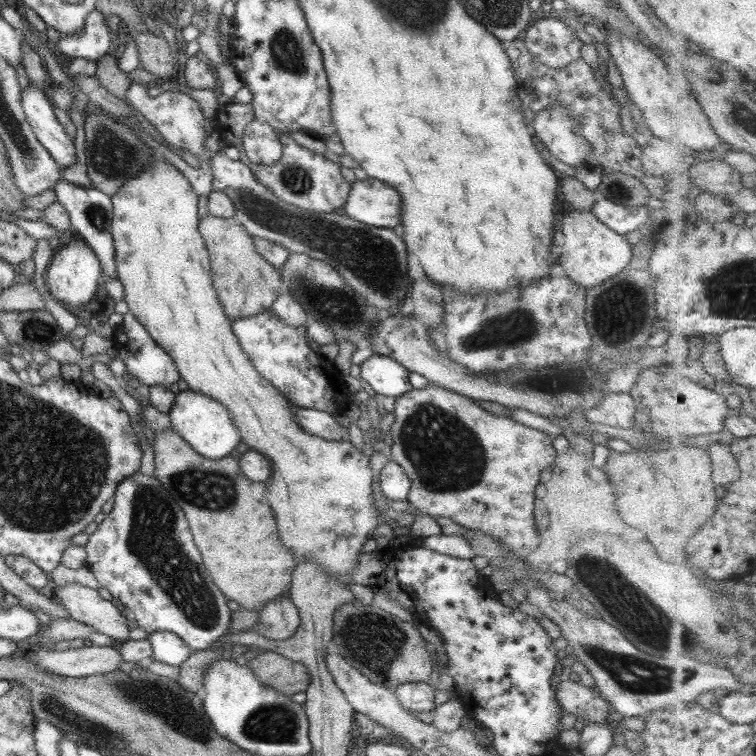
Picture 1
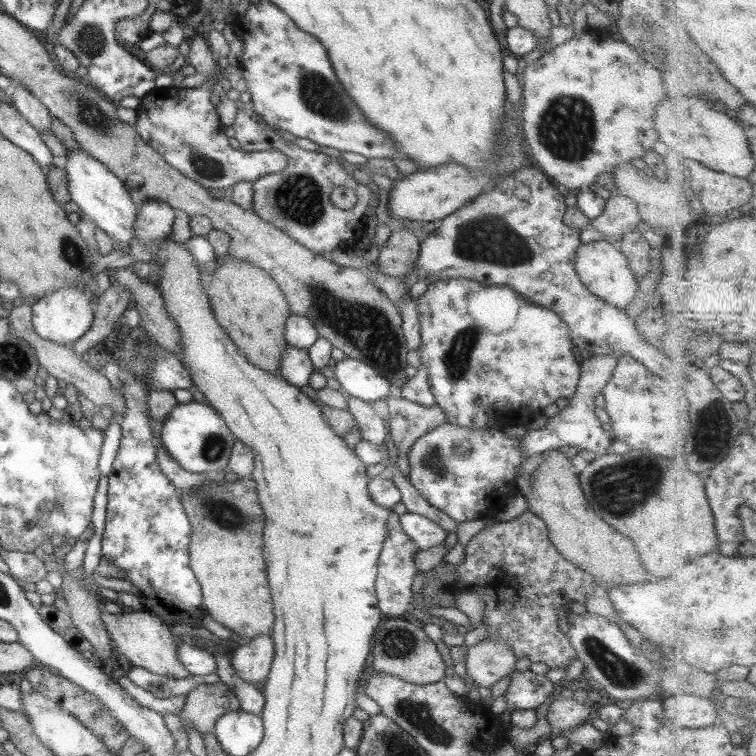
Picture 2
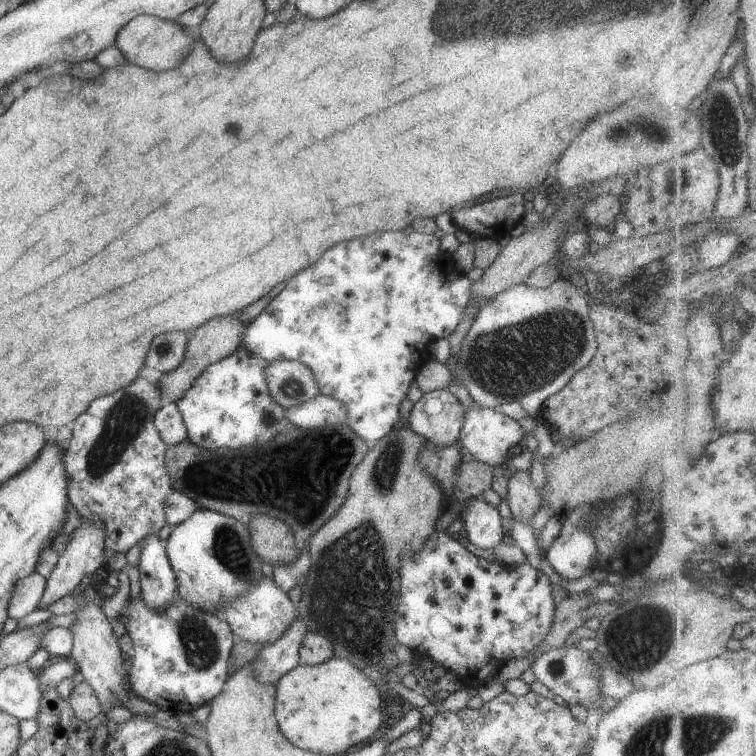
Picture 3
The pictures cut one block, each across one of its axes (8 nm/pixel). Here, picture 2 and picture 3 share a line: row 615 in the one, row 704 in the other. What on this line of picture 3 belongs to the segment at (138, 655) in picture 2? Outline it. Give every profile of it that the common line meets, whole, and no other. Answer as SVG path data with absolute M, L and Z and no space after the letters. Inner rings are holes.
M91 583L82 592L85 604L83 604L83 608L79 608L75 612L75 622L73 622L73 626L69 627L73 642L66 659L76 664L76 672L79 672L82 680L91 686L103 710L114 706L123 706L134 715L151 719L153 713L159 708L155 704L151 704L149 700L137 698L127 688L127 673L123 667L123 661L127 658L127 654L117 644L118 638L115 636L114 630L111 629L108 618L103 615L99 604L97 604L97 598L95 598L97 593L92 590Z

